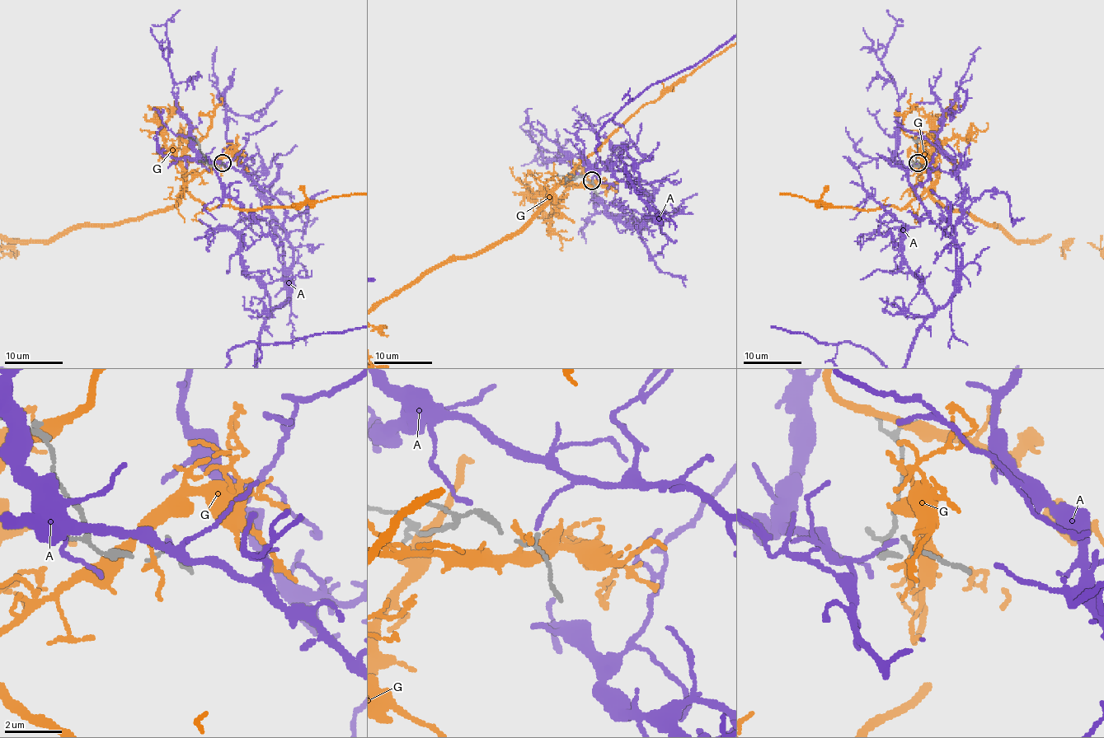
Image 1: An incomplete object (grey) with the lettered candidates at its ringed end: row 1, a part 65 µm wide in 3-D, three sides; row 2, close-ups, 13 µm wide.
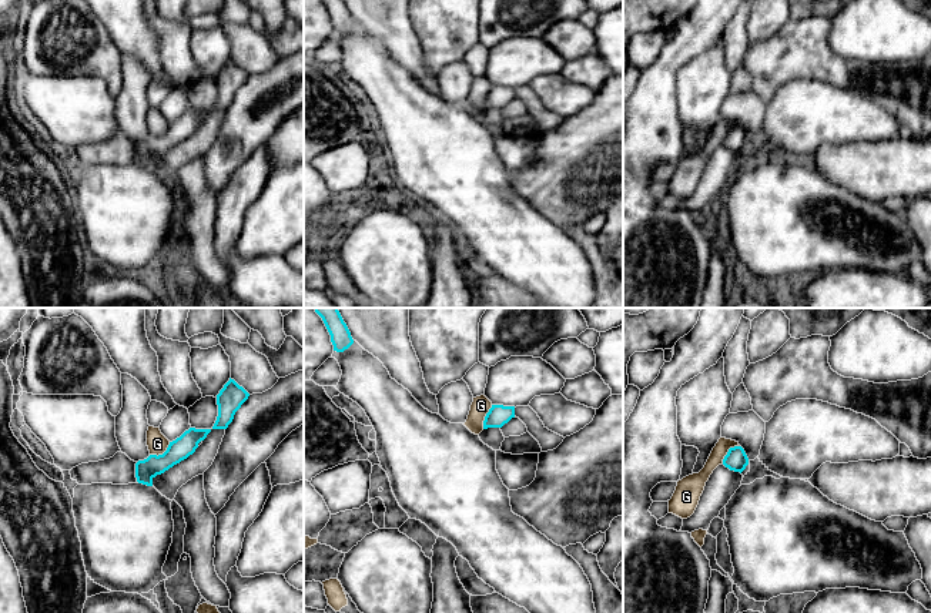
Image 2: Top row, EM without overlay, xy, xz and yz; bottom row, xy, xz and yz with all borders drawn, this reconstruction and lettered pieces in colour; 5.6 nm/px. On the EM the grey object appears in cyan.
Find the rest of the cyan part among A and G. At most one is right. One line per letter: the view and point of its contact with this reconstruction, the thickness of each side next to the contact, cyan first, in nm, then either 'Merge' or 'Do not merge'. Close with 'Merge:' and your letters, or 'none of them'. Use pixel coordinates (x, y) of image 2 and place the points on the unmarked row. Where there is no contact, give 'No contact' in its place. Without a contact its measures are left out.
A: No contact. Merge
G: Touches cyan at xy (163, 134). Thickness 120 nm (cyan) against 120 nm. Do not merge
Merge: A

